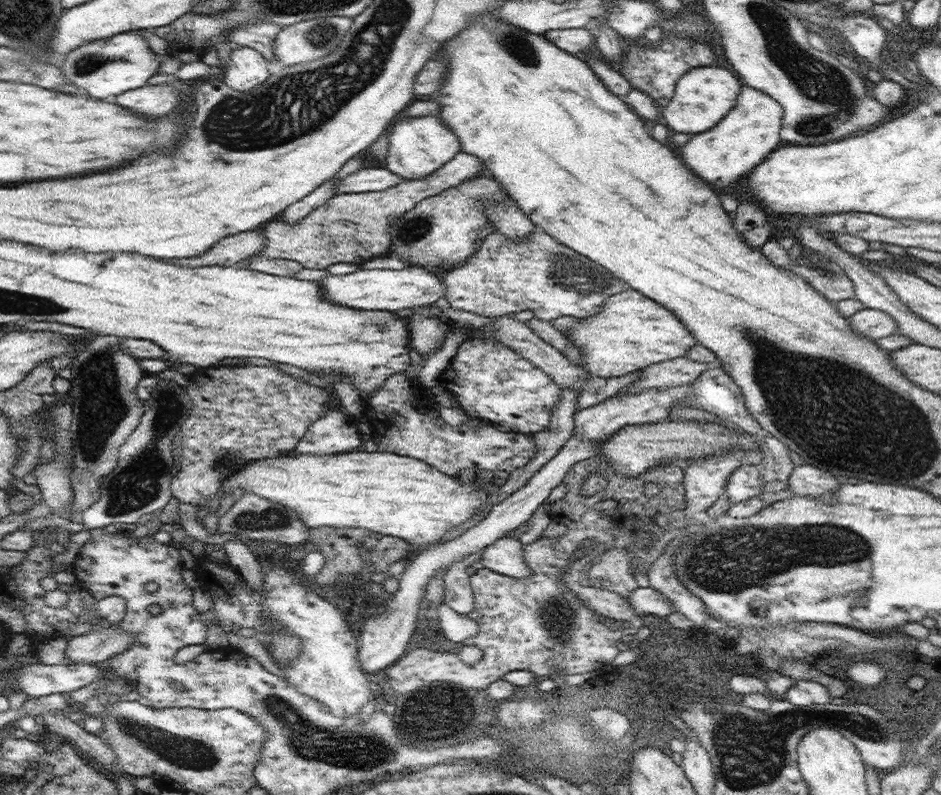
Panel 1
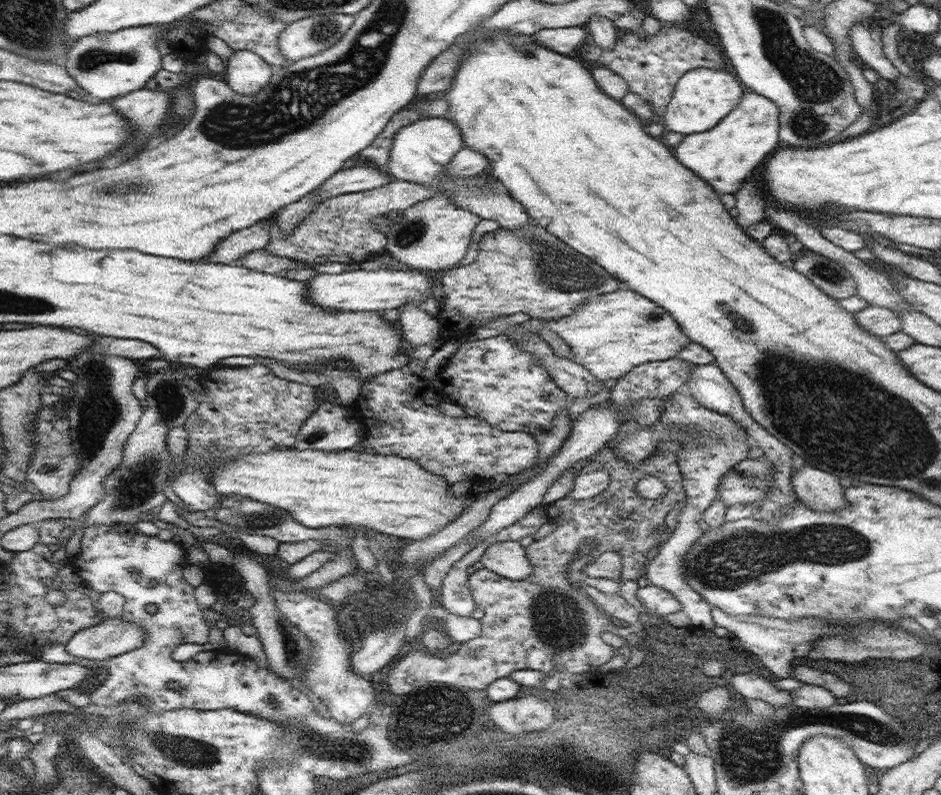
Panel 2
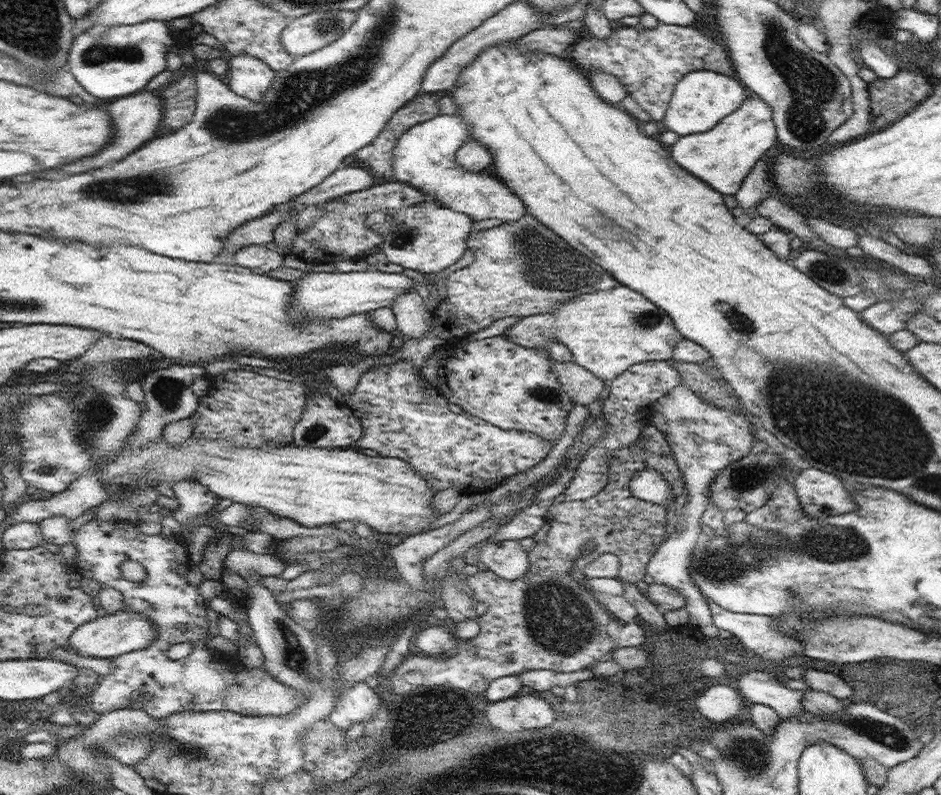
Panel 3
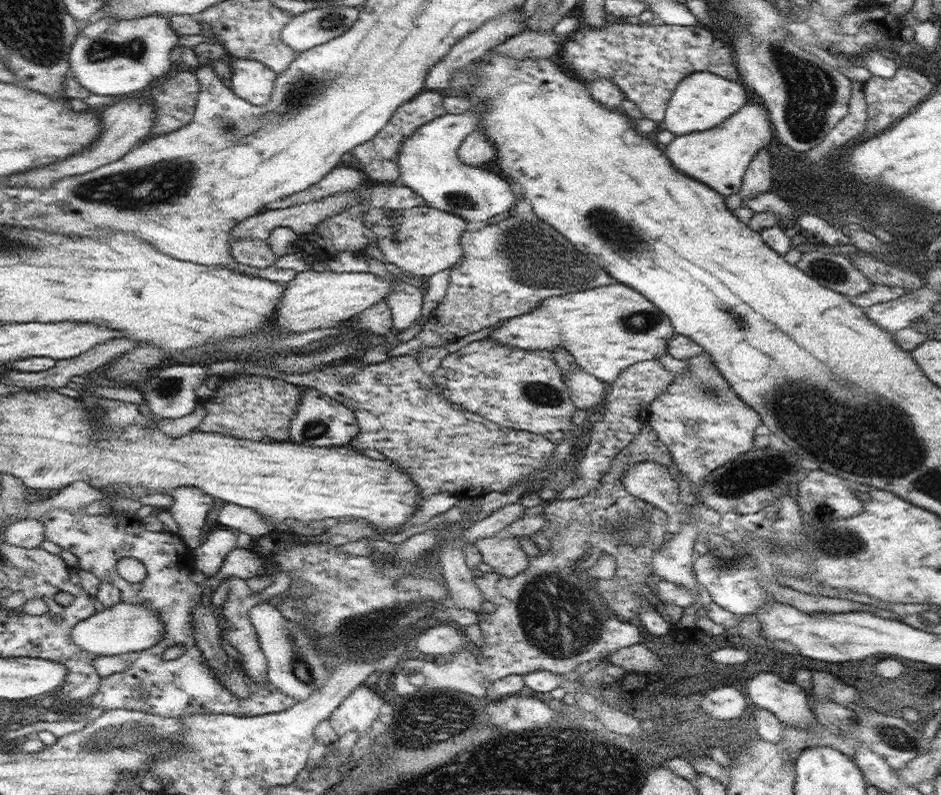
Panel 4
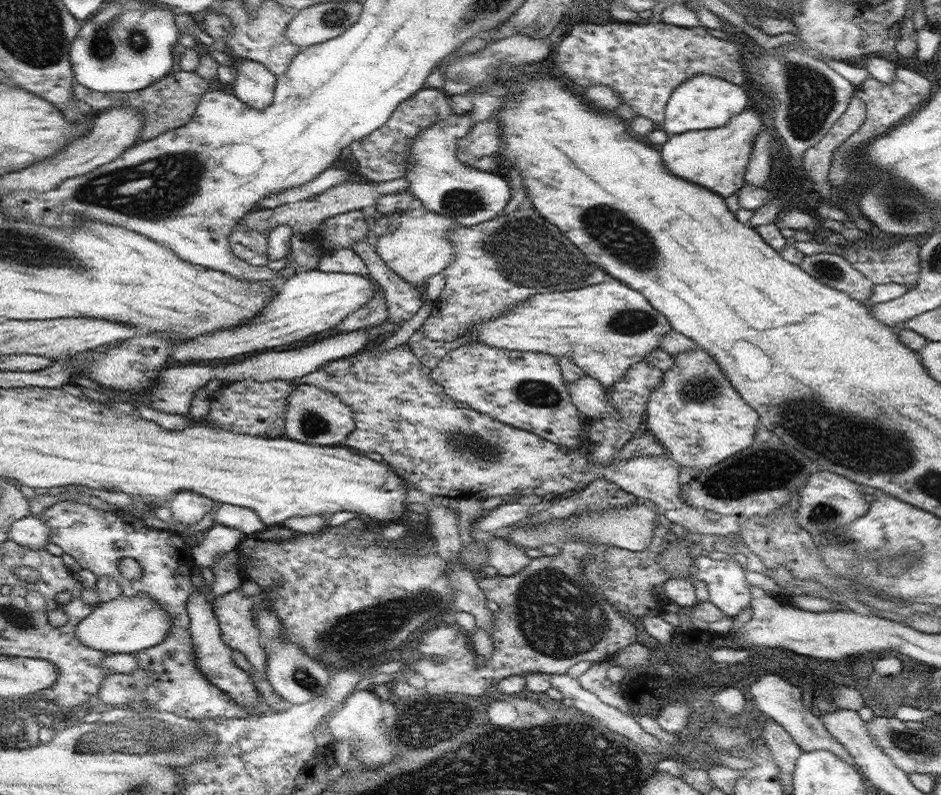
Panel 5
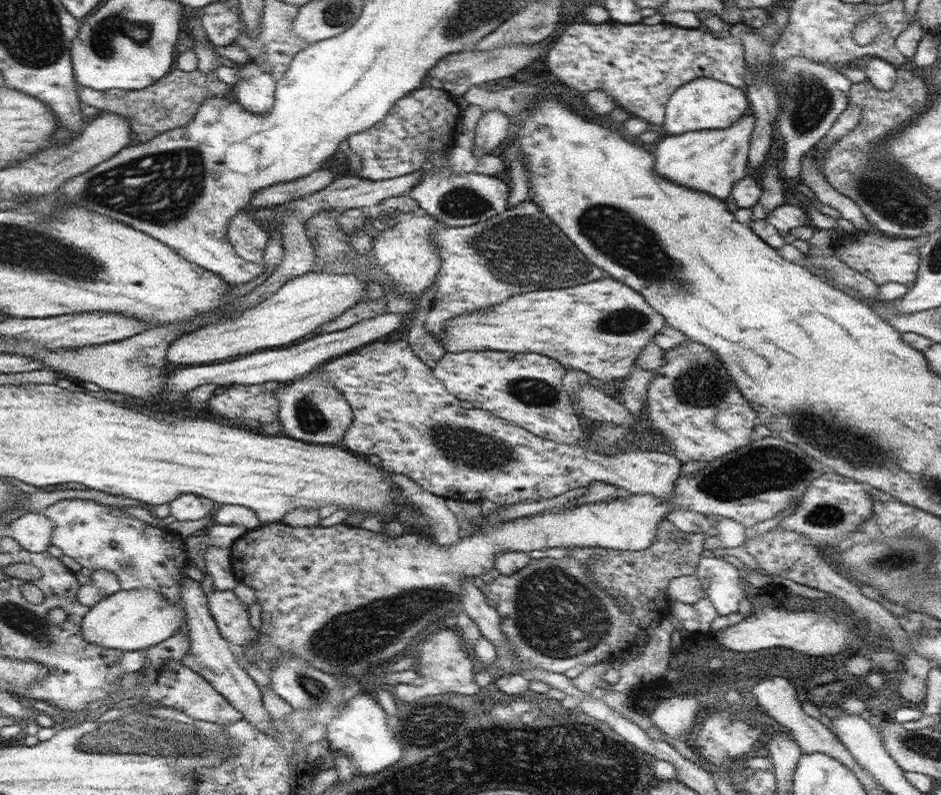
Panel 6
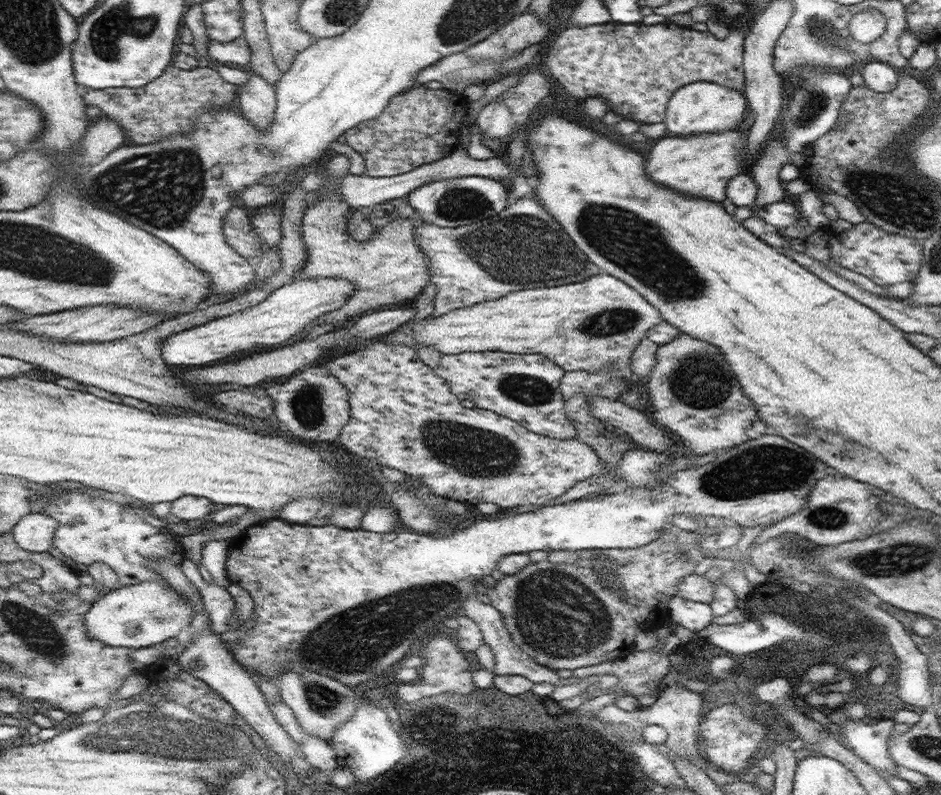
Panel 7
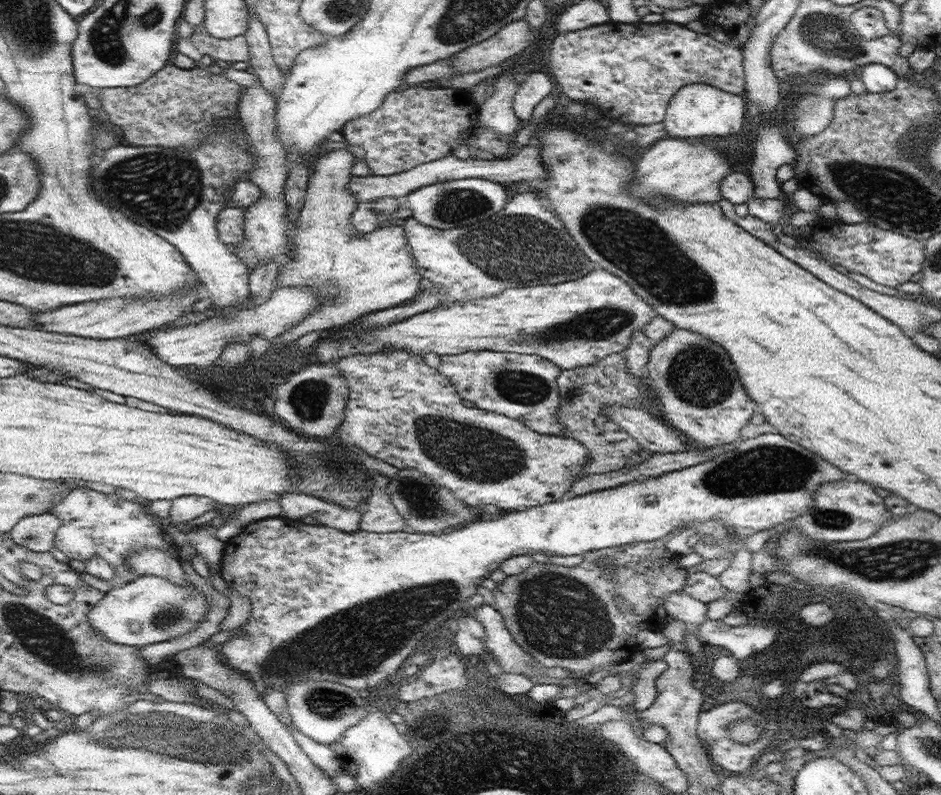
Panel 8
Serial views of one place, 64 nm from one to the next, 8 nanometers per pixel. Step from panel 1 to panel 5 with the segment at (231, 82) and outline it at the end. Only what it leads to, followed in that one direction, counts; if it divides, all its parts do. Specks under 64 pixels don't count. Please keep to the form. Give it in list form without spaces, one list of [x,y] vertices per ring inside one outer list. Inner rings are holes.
[[[234,59],[236,80],[231,84],[232,93],[242,103],[254,110],[265,110],[273,102],[277,77],[261,63]]]

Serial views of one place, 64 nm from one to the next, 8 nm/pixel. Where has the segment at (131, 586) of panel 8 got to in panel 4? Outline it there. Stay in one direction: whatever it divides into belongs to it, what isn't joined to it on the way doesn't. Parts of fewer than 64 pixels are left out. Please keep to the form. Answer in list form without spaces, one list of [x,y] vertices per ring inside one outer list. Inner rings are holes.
[[[120,603],[110,608],[99,607],[96,614],[78,622],[71,632],[72,640],[86,652],[114,656],[140,652],[154,646],[163,637],[159,616],[145,605]]]

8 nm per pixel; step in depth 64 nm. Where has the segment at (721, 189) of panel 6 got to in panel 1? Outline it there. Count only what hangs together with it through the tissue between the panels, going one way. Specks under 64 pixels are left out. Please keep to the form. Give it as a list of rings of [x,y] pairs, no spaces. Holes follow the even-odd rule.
[[[742,85],[739,98],[730,113],[714,128],[694,134],[681,147],[684,164],[692,168],[706,182],[718,184],[714,188],[734,188],[748,172],[754,170],[780,144],[780,131],[784,110],[782,106],[757,88]]]

